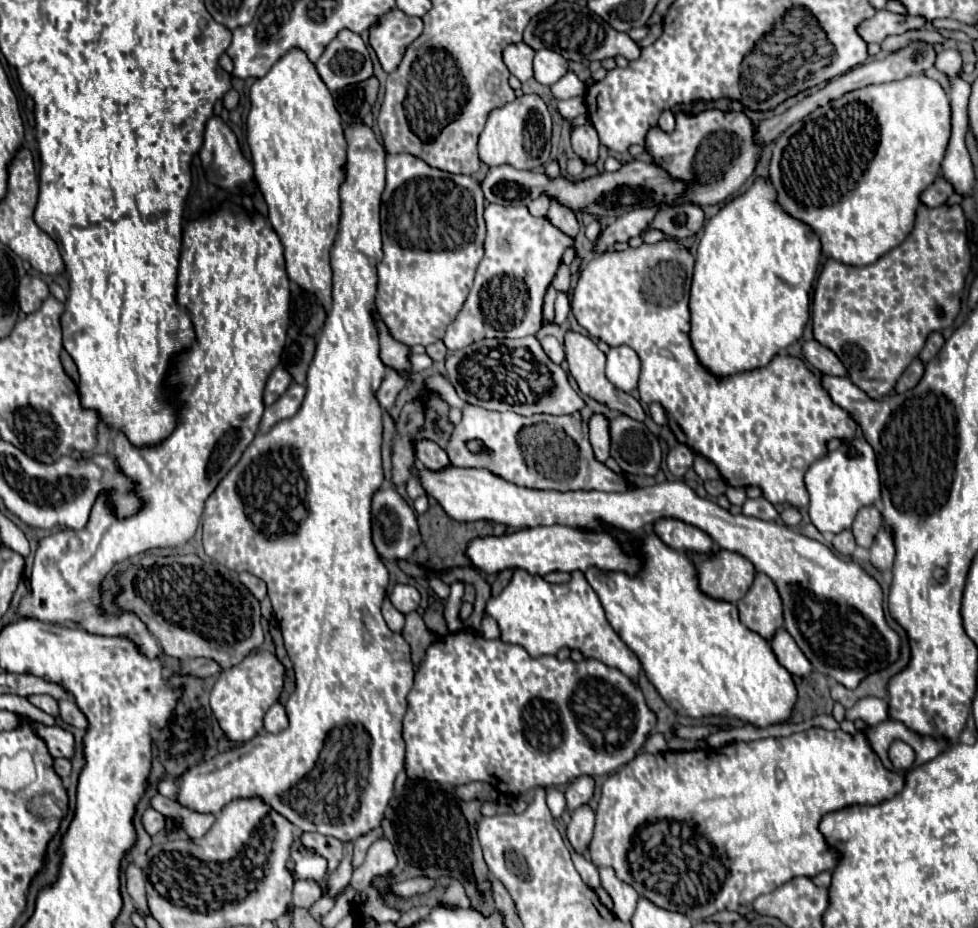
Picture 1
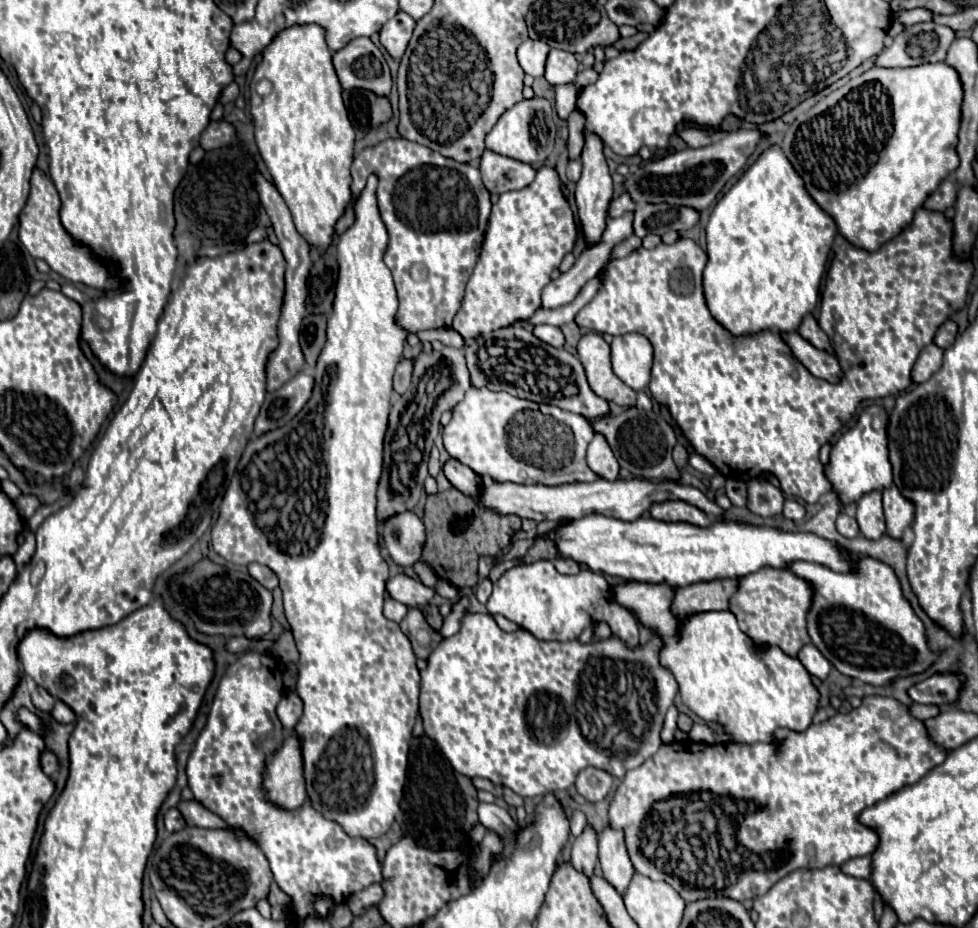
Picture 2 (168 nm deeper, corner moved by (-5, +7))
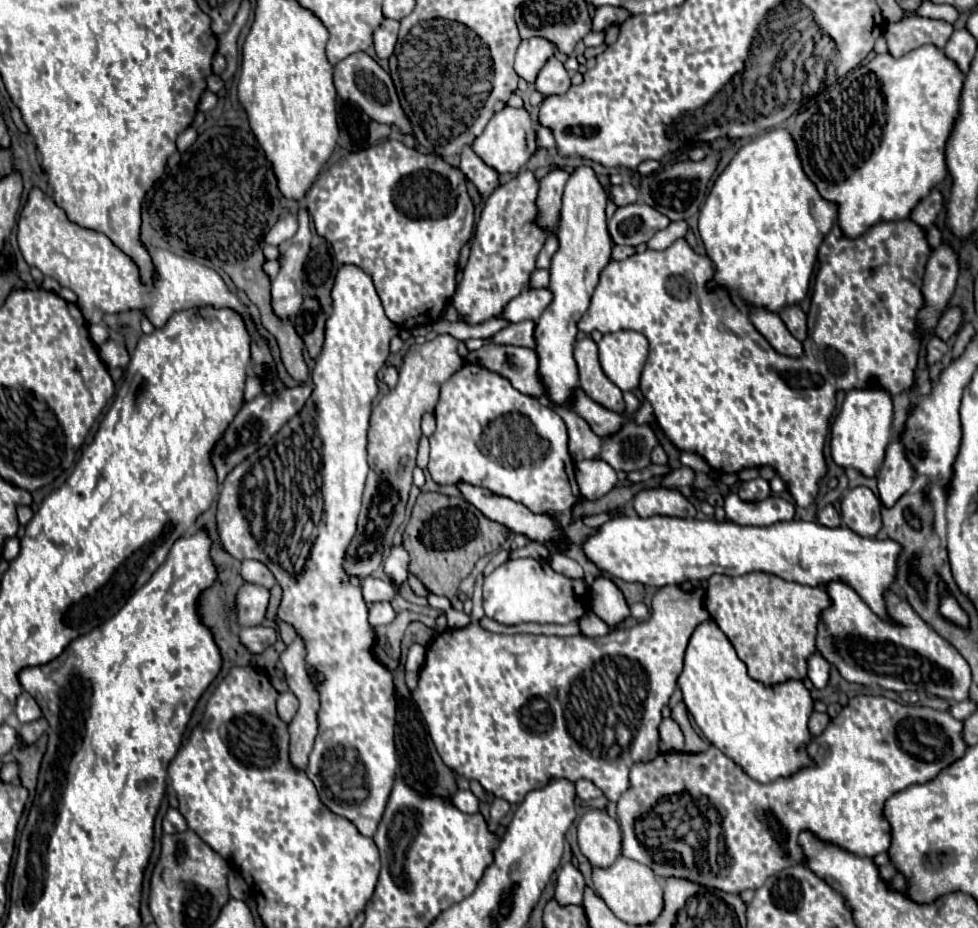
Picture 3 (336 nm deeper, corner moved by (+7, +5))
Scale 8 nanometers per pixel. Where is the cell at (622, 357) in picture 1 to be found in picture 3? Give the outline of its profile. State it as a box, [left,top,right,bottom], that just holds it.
[598,330,648,392]

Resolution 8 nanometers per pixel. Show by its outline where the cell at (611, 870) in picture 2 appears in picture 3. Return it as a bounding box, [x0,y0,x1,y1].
[578,810,622,866]

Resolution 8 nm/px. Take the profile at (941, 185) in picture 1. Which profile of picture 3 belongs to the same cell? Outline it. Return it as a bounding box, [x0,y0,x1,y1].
[910,188,942,230]

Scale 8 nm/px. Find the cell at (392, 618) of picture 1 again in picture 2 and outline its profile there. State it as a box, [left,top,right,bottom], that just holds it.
[384,596,408,622]

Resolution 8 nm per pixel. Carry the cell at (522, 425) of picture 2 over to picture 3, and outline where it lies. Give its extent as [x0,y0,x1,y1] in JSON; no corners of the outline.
[428,362,580,514]

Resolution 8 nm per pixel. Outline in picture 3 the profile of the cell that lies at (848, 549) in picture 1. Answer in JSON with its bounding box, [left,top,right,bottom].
[818,504,840,526]

